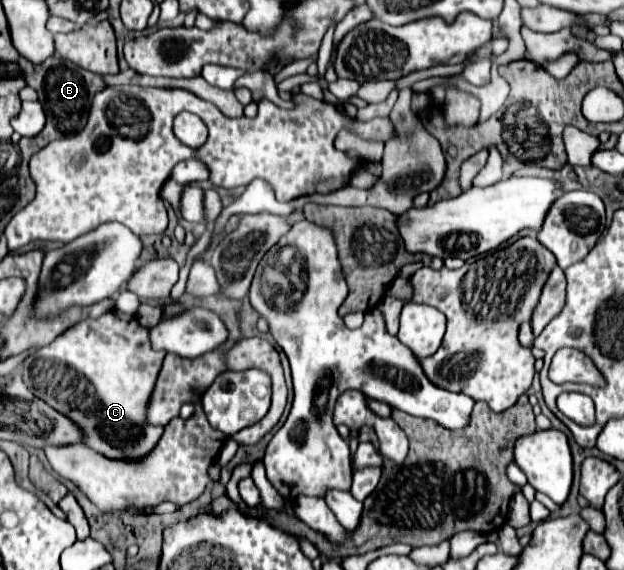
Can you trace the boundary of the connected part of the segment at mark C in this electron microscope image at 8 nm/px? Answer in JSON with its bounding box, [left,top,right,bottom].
[22,309,166,460]

